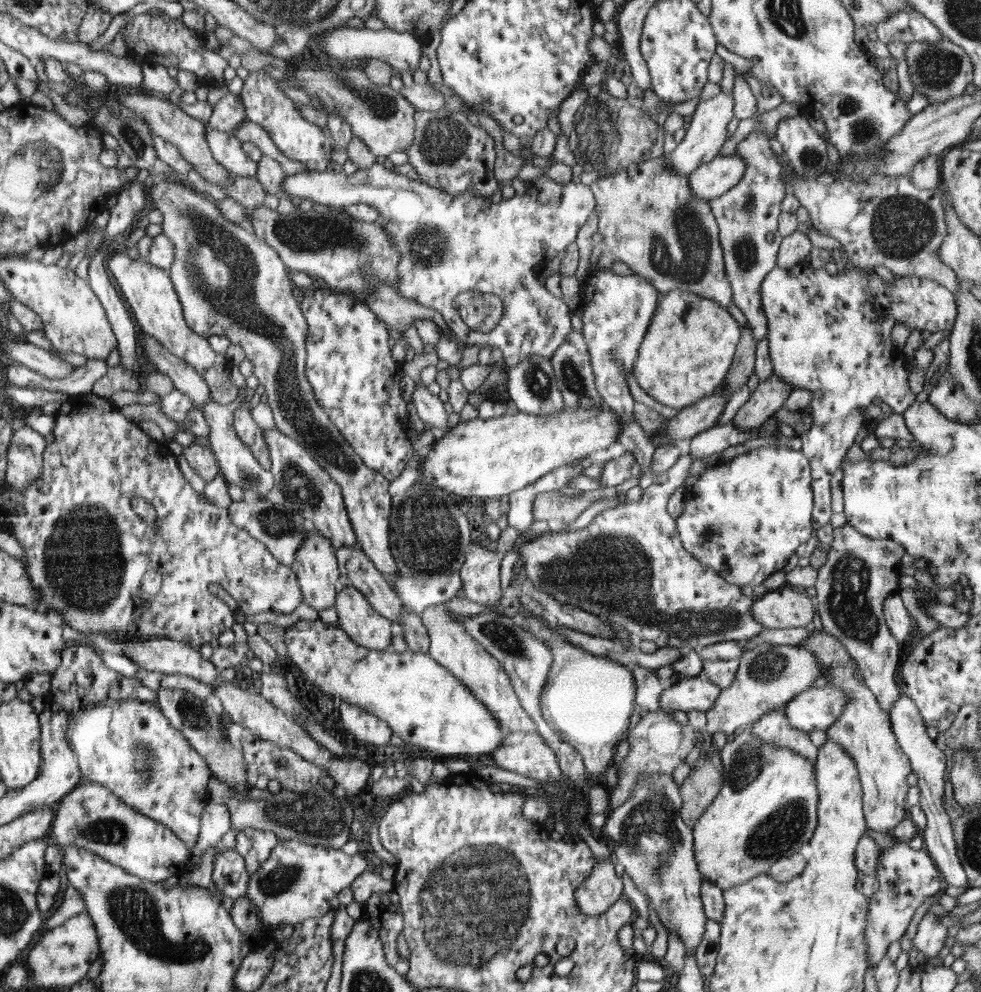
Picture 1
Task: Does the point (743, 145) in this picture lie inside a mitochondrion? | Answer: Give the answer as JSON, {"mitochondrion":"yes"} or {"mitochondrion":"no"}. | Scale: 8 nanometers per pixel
{"mitochondrion":"no"}

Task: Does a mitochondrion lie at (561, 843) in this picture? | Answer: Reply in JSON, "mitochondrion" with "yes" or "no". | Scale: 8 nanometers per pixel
{"mitochondrion":"no"}

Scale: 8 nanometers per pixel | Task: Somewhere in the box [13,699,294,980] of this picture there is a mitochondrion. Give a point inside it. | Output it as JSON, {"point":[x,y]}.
{"point":[134,910]}

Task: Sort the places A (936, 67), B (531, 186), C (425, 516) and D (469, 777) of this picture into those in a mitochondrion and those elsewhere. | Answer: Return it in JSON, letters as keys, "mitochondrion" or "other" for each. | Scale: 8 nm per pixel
{"A":"mitochondrion","B":"other","C":"mitochondrion","D":"other"}

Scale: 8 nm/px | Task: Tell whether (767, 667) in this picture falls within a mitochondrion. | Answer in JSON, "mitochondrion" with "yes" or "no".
{"mitochondrion":"yes"}

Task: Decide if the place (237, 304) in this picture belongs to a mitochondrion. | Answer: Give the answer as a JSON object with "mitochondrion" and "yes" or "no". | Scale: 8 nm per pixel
{"mitochondrion":"yes"}

